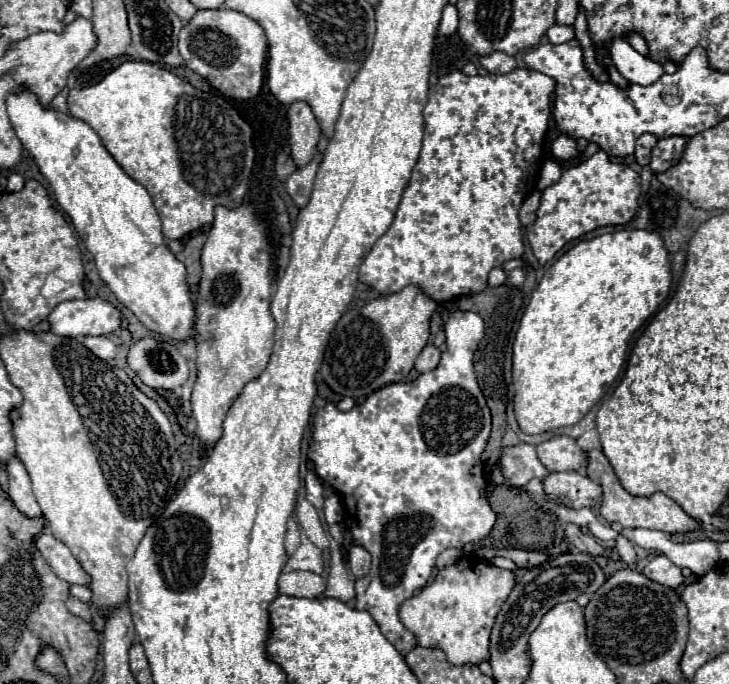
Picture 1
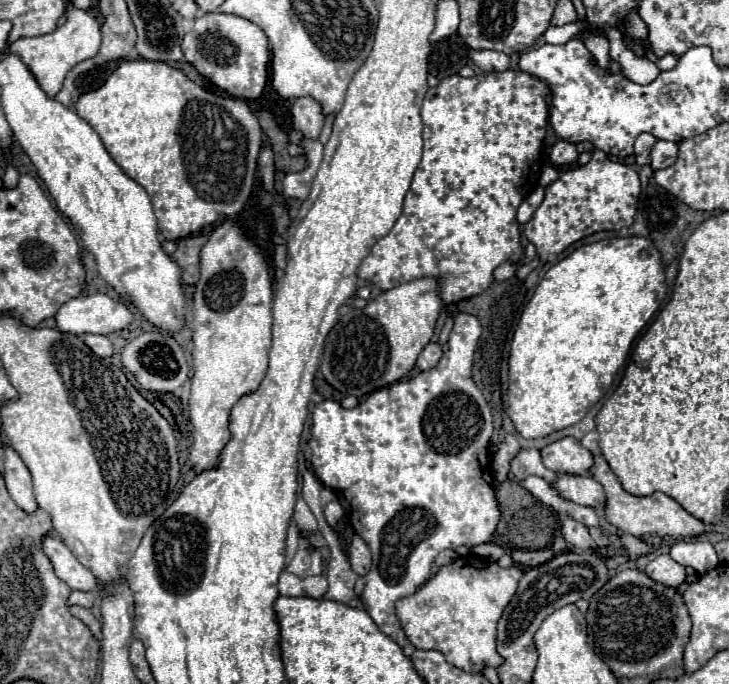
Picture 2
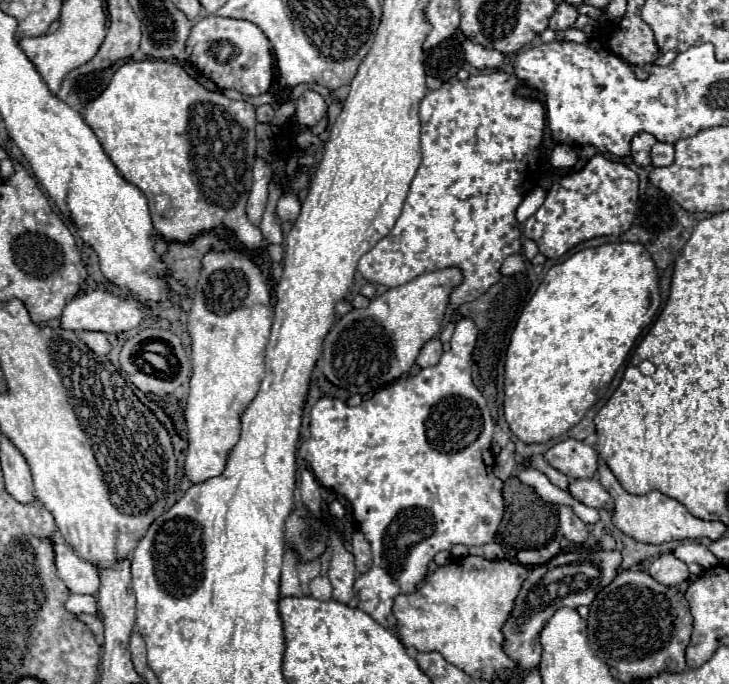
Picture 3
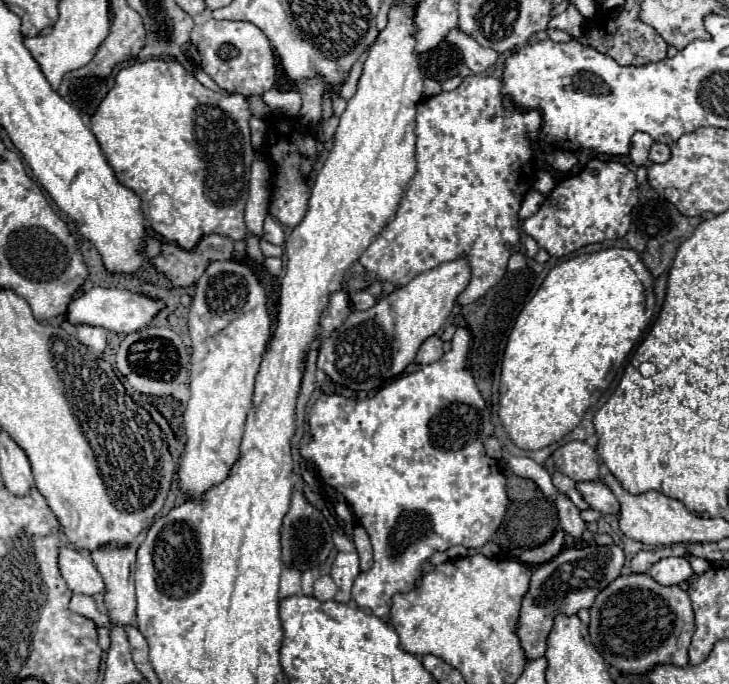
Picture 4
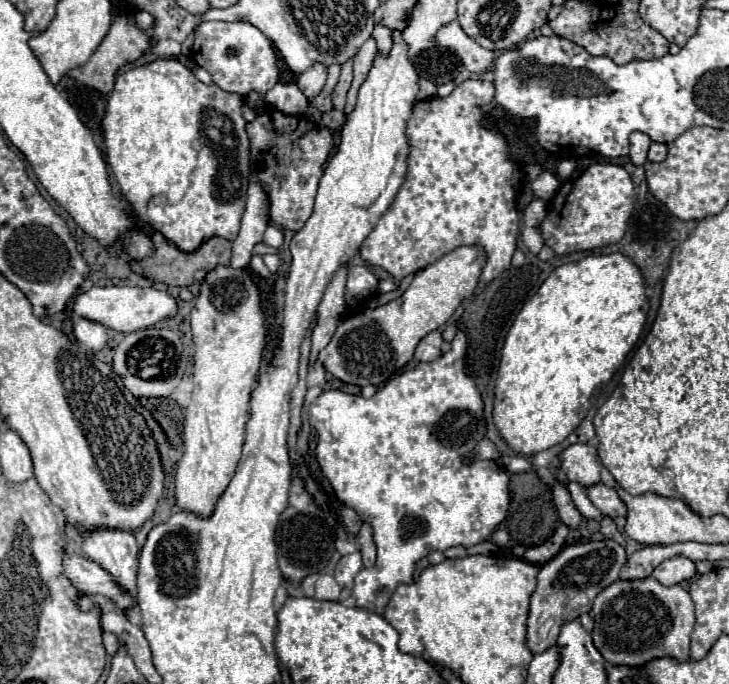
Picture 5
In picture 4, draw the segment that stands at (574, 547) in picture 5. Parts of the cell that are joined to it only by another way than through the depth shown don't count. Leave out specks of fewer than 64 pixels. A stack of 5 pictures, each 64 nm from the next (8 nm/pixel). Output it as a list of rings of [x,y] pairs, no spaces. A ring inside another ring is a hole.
[[[586,546],[586,548],[566,548],[556,558],[552,558],[546,564],[540,564],[534,568],[530,590],[526,592],[522,600],[522,612],[520,612],[520,624],[518,624],[518,636],[520,644],[526,652],[528,660],[540,658],[546,654],[548,648],[548,636],[554,626],[554,618],[558,614],[578,614],[582,608],[590,608],[598,592],[602,592],[612,580],[616,580],[622,574],[624,566],[624,552],[620,546]]]

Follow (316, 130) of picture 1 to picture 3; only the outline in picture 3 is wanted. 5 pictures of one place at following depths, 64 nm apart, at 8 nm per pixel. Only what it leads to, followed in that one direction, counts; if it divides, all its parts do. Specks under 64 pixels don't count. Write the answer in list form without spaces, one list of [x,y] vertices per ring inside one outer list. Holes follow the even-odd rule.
[[[308,90],[296,102],[296,120],[298,120],[298,124],[312,128],[314,124],[318,124],[322,120],[322,116],[326,114],[326,108],[328,106],[326,106],[324,98],[318,92]]]

